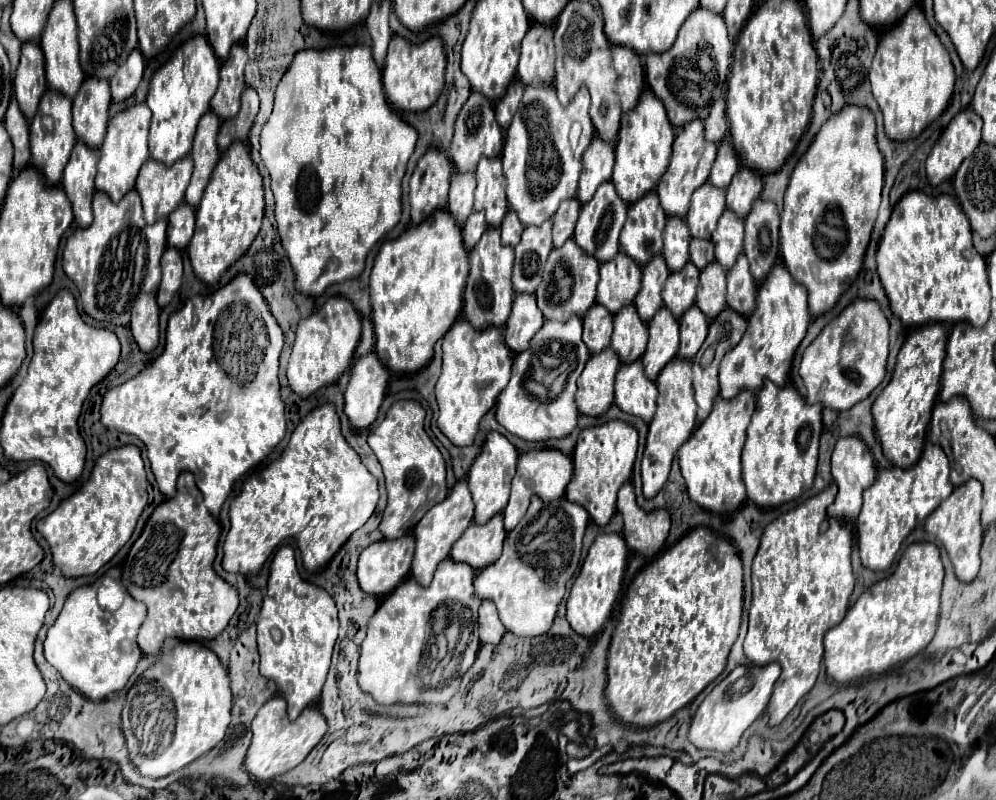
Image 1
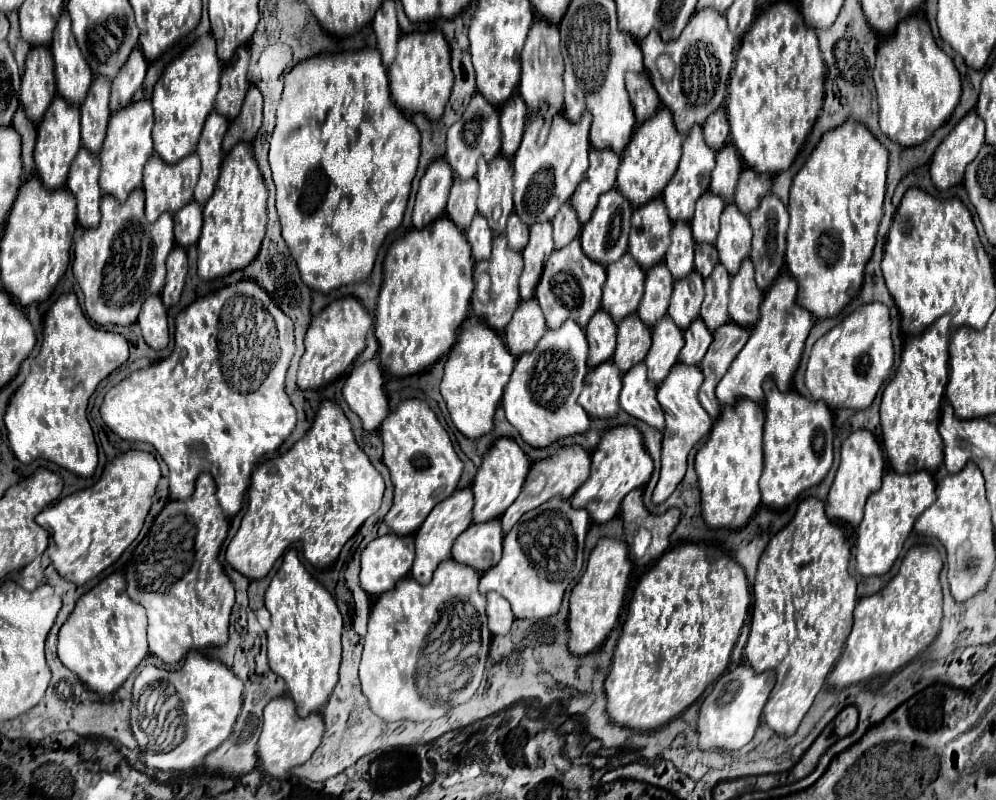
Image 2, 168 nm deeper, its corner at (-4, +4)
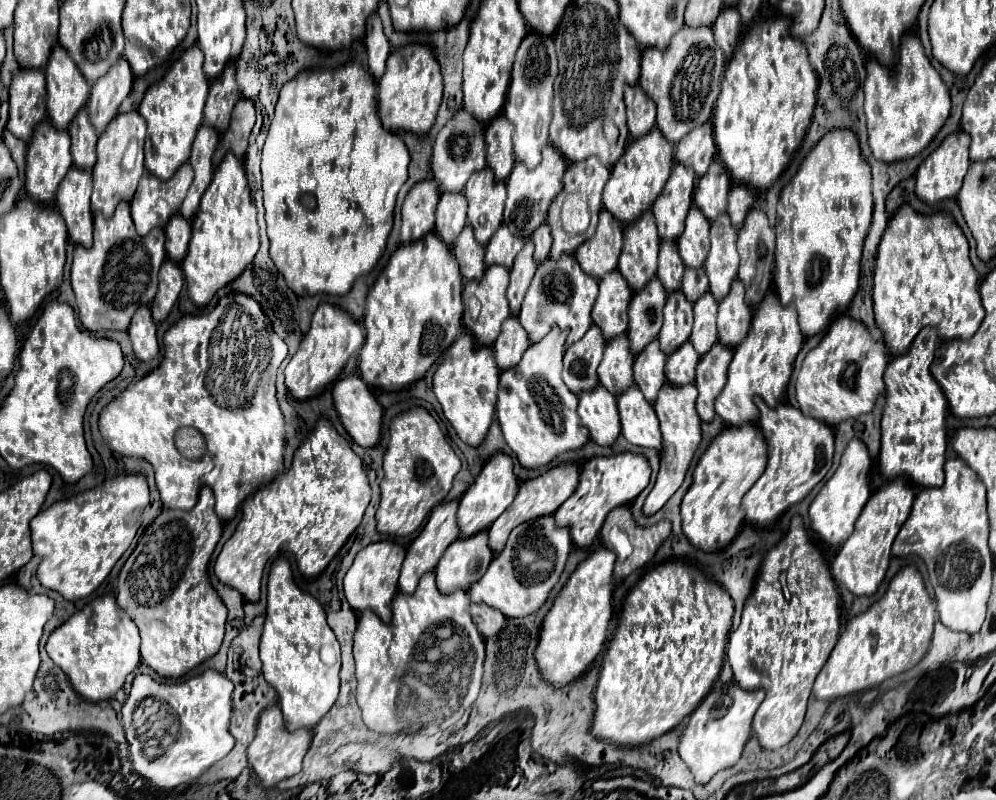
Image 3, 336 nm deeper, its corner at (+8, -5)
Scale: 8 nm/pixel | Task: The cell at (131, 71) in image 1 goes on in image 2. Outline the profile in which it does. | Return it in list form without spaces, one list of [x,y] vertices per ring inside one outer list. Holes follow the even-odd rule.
[[[136,47],[130,53],[124,67],[120,69],[118,77],[112,81],[112,95],[110,95],[112,113],[116,113],[118,109],[122,109],[124,105],[130,103],[134,91],[142,85],[142,81],[146,77],[146,69],[148,69],[148,61],[146,61],[142,49]]]

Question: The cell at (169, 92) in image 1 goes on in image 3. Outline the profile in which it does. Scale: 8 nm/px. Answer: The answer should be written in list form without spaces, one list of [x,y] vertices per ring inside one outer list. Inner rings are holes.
[[[198,46],[188,48],[182,58],[171,66],[168,74],[146,92],[138,108],[148,126],[144,164],[148,172],[162,180],[168,180],[184,162],[188,162],[196,130],[202,124],[202,110],[208,94],[208,80],[202,72],[202,62],[202,50]]]

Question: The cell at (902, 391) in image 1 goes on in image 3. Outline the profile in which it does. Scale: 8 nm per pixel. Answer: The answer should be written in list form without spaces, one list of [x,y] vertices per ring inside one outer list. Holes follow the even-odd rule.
[[[926,326],[914,338],[910,350],[894,358],[884,374],[886,382],[886,406],[882,416],[882,448],[880,448],[880,472],[884,478],[908,478],[916,488],[940,486],[944,482],[946,462],[946,414],[948,402],[940,384],[930,374],[938,344],[938,332],[934,326]]]

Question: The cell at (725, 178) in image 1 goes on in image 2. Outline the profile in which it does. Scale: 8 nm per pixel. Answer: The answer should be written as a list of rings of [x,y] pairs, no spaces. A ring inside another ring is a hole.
[[[724,145],[716,155],[716,169],[712,171],[710,191],[722,195],[726,201],[732,201],[732,193],[740,171],[742,171],[742,161],[736,149],[732,149],[732,145]]]

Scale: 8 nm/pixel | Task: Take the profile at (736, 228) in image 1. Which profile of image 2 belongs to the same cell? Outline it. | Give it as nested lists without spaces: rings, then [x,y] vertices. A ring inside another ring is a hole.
[[[730,203],[722,213],[720,231],[716,239],[720,263],[728,269],[730,275],[734,275],[742,259],[748,257],[750,245],[752,245],[752,229],[748,217],[740,213],[734,203]]]

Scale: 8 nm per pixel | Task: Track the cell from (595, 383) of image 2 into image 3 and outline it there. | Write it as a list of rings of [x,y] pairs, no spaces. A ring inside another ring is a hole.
[[[596,386],[590,392],[582,392],[578,414],[588,426],[590,436],[600,446],[612,446],[620,436],[620,414],[616,414],[616,396],[604,386]]]

